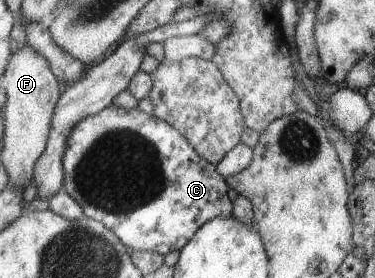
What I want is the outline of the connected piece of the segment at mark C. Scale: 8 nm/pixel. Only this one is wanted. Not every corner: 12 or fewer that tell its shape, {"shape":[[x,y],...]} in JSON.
{"shape":[[110,104],[68,136],[64,189],[163,256],[233,217],[181,131]]}

